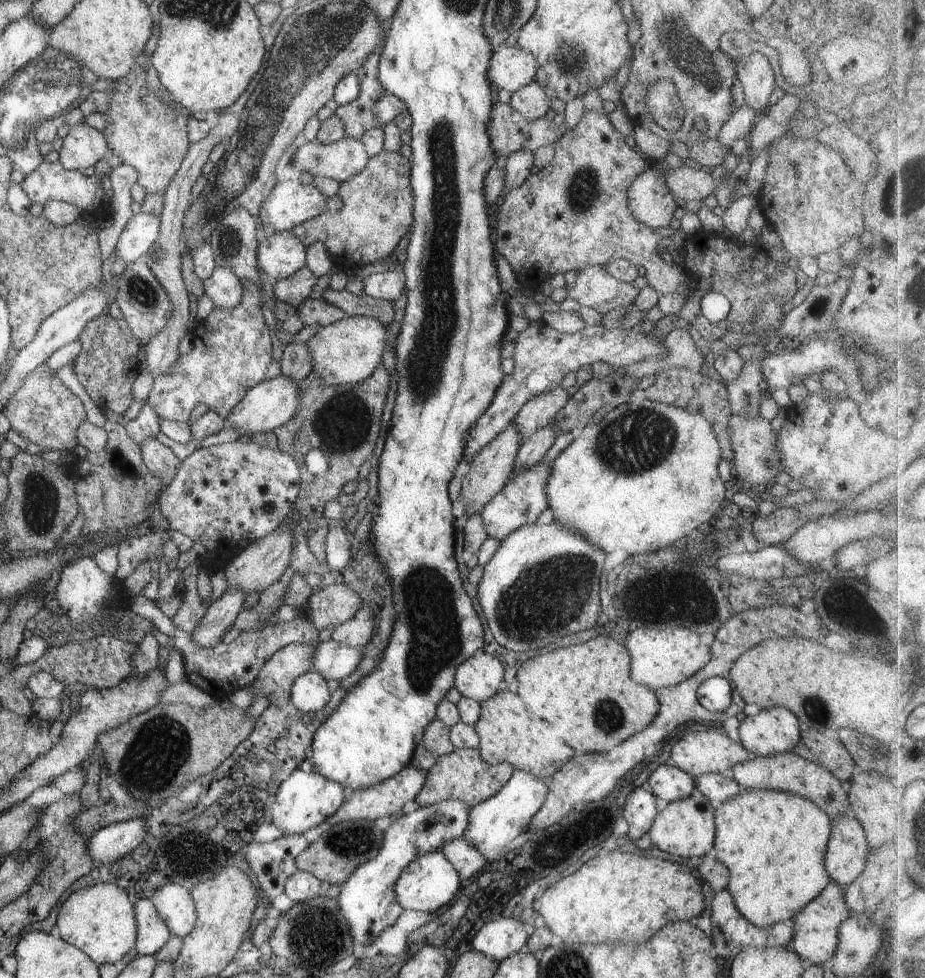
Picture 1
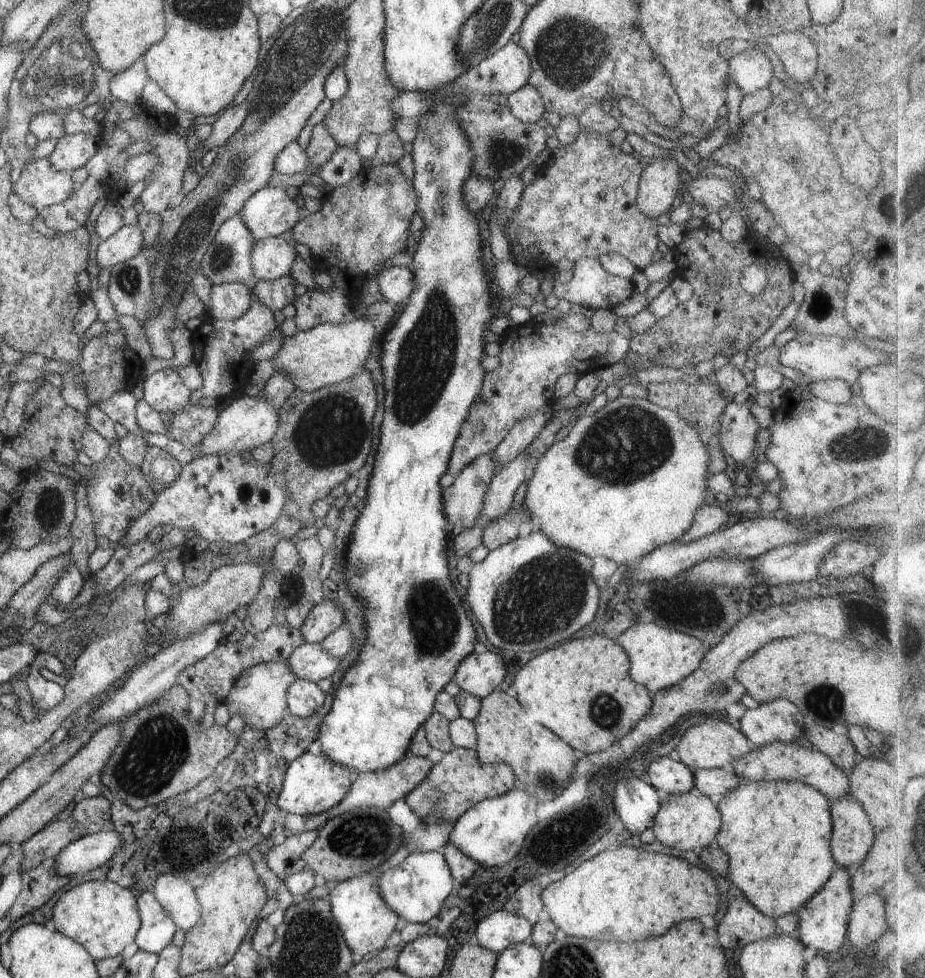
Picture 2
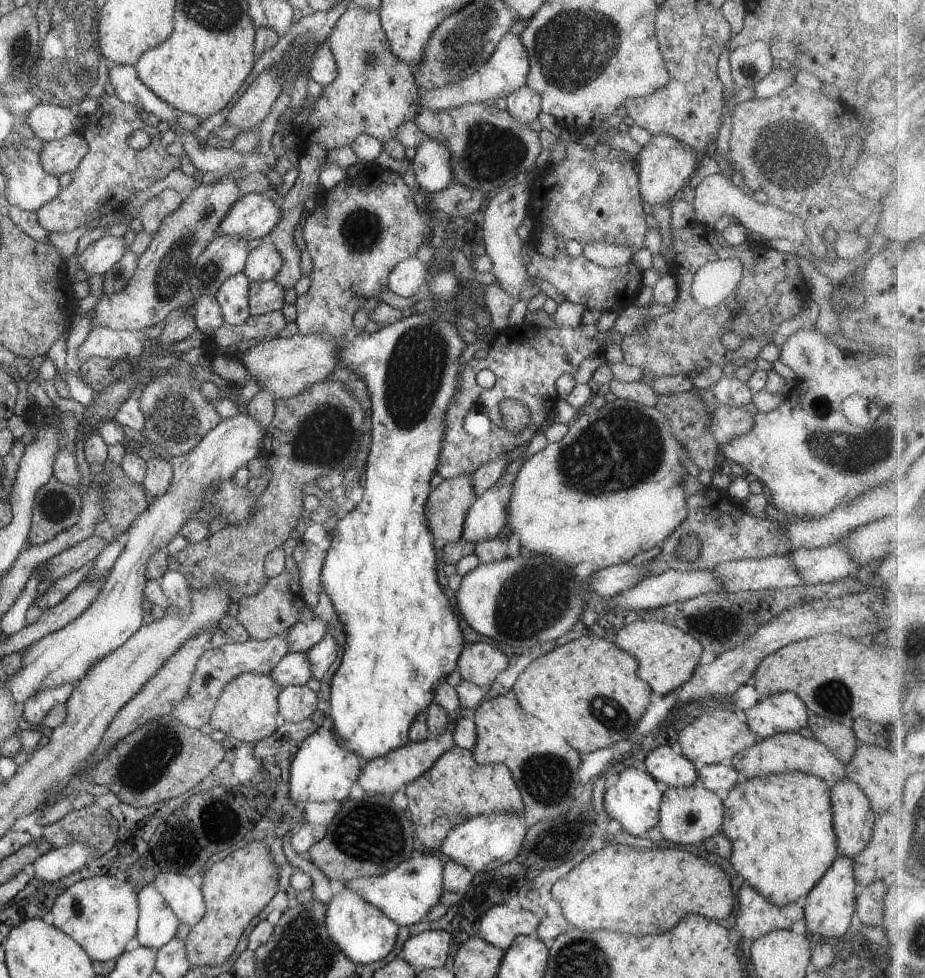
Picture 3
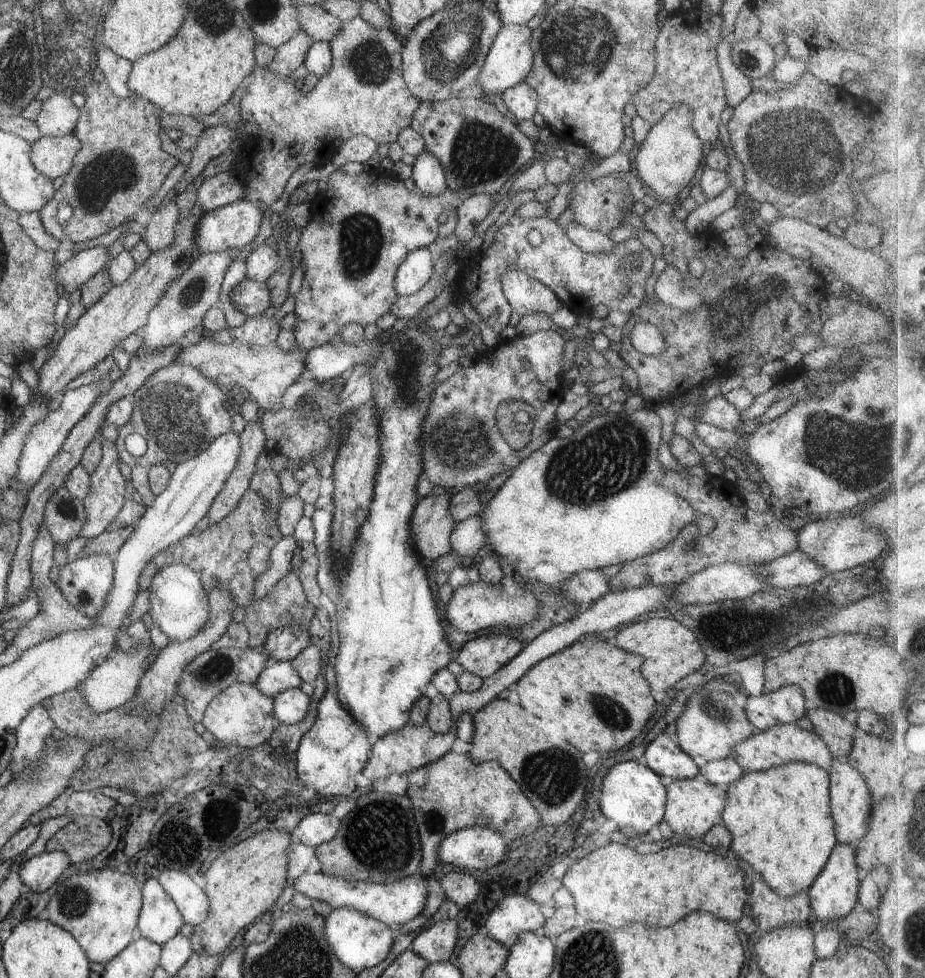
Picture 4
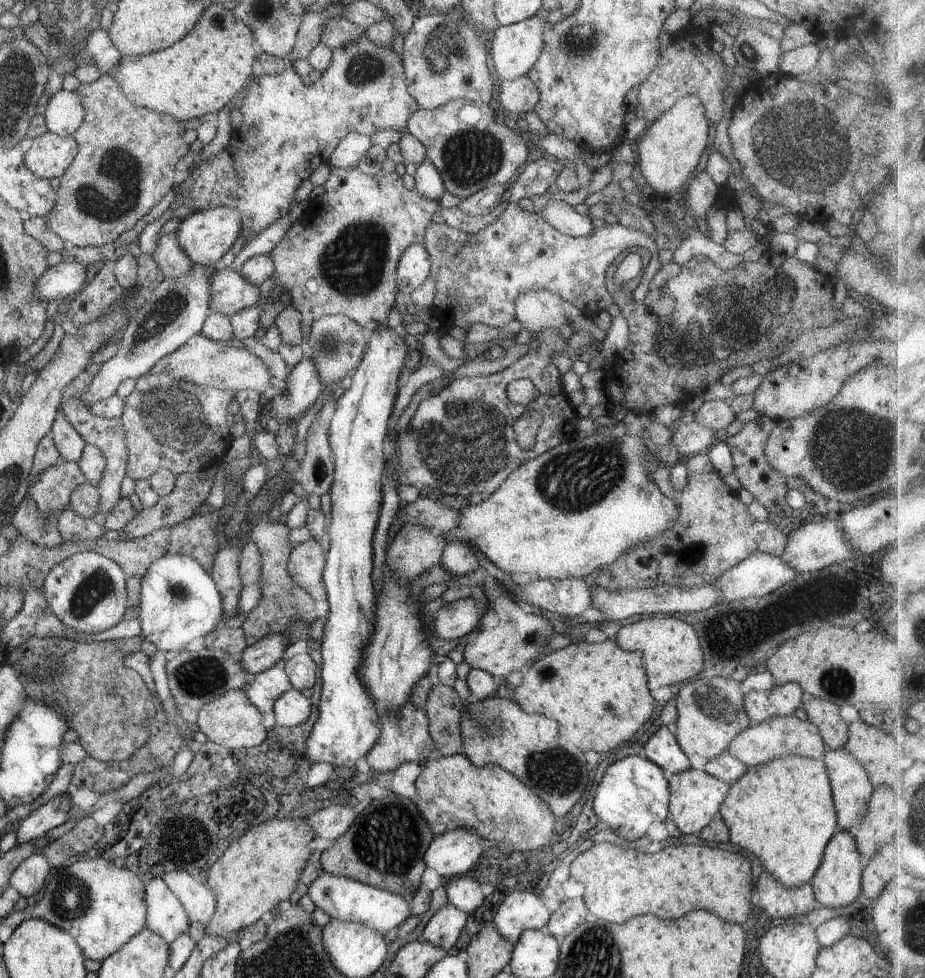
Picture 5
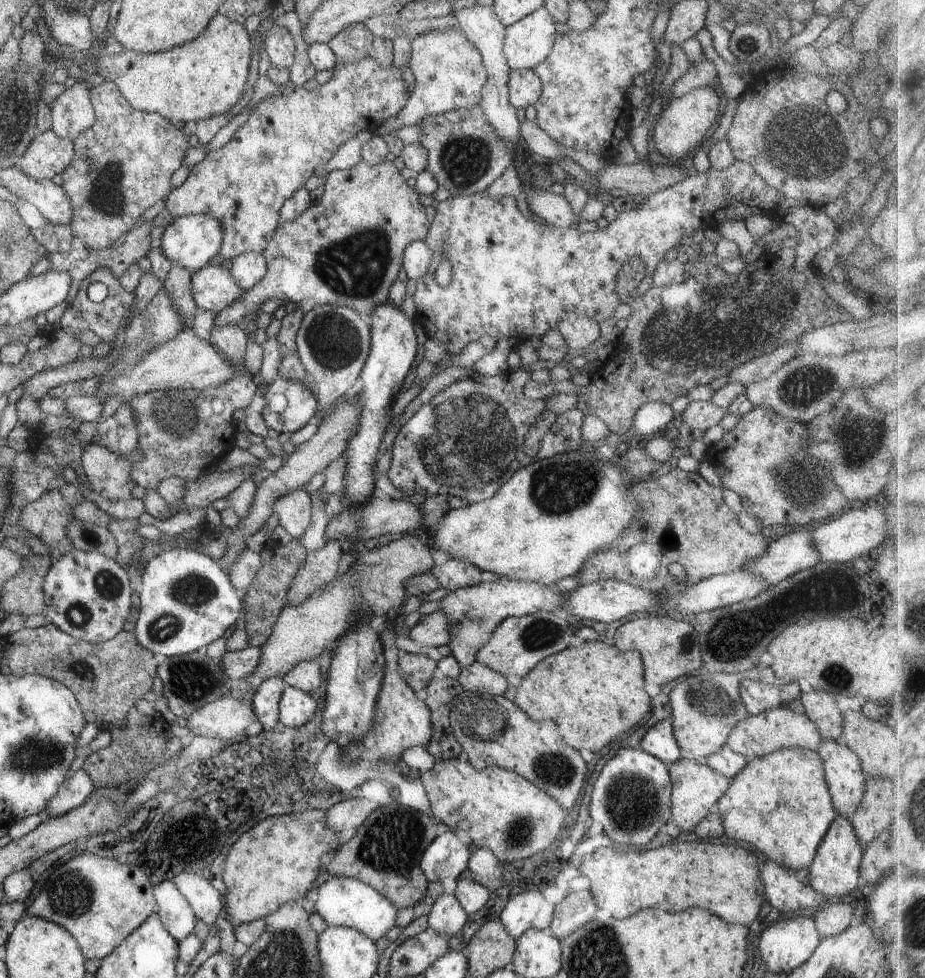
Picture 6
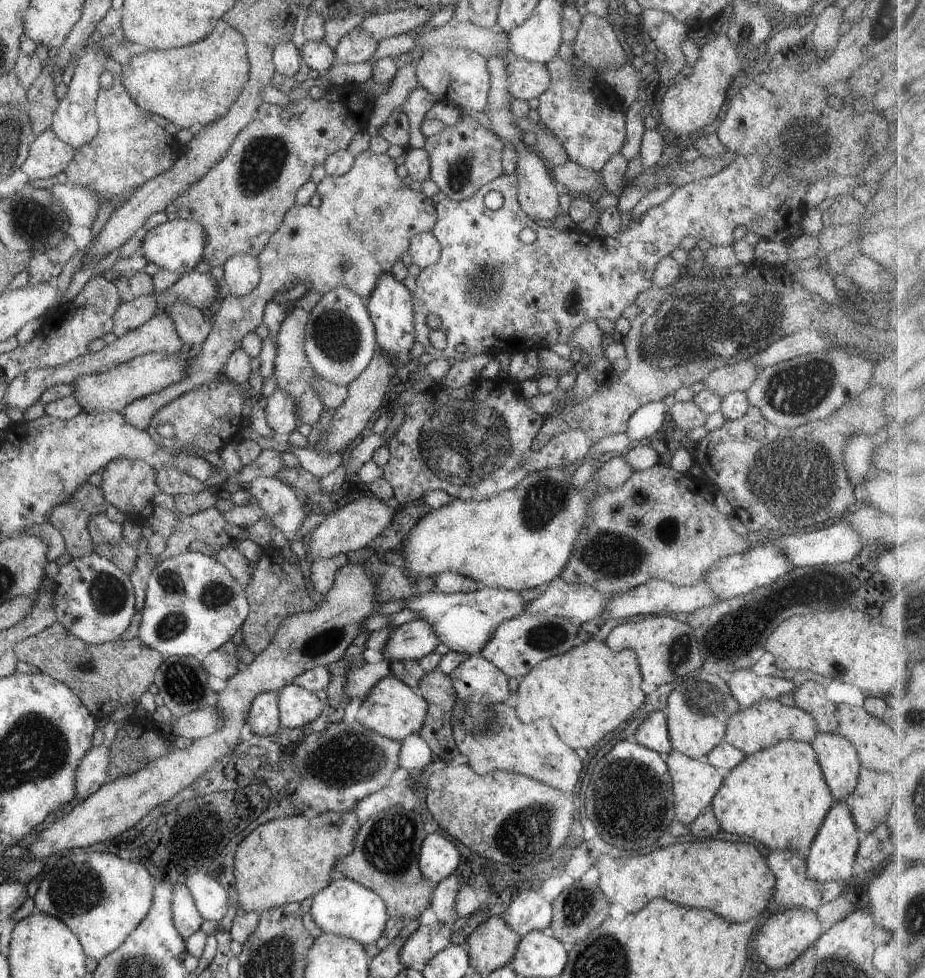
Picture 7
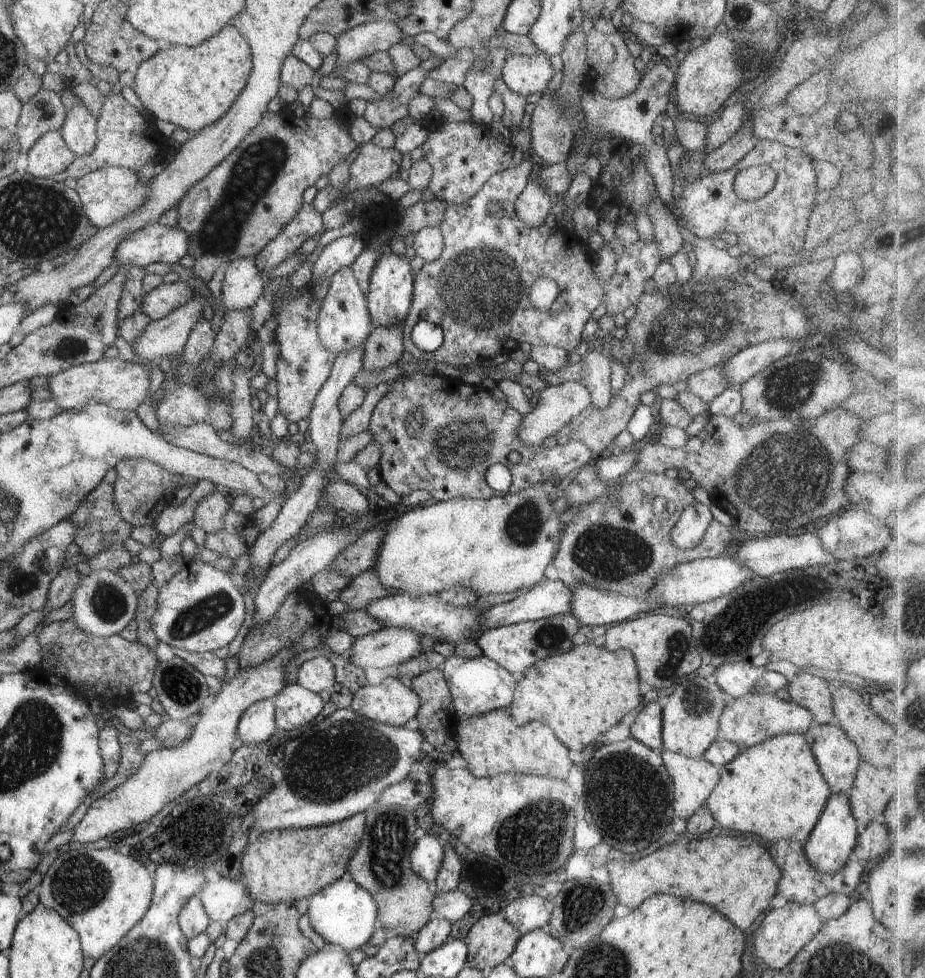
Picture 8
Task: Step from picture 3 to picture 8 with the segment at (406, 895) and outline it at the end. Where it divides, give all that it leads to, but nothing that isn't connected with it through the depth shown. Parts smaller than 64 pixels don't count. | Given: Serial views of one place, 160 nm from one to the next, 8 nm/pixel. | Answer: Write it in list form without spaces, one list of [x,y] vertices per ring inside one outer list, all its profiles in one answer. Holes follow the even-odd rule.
[[[340,878],[330,886],[308,898],[308,916],[316,933],[320,934],[325,943],[340,946],[344,950],[360,949],[369,942],[380,925],[378,923],[378,906],[368,890],[358,886],[353,880]]]

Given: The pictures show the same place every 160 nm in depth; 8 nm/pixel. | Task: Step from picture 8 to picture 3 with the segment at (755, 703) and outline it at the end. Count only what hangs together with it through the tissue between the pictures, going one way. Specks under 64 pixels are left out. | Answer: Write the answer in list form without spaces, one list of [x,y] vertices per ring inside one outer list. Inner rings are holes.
[[[778,733],[746,747],[731,758],[730,765],[742,775],[743,779],[753,779],[769,774],[780,774],[786,771],[812,773],[834,786],[840,779],[847,776],[845,764],[840,762],[831,750],[828,750],[816,738],[806,738],[800,733]]]

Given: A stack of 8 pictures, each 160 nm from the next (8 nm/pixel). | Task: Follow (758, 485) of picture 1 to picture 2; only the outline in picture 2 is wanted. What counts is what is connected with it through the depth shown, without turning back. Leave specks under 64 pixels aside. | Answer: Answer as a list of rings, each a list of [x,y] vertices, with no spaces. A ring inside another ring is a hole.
[[[728,402],[721,414],[720,428],[718,439],[731,465],[746,464],[746,468],[754,470],[760,460],[754,458],[754,451],[761,427],[750,413],[750,403]]]

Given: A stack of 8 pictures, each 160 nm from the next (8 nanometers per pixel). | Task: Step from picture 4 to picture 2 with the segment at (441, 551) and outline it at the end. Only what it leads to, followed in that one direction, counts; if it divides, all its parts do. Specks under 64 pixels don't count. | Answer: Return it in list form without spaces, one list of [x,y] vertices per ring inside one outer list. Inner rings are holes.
[[[480,455],[475,458],[462,472],[458,473],[455,483],[442,491],[443,513],[445,514],[448,532],[452,537],[457,531],[469,529],[476,525],[480,511],[482,510],[483,500],[486,489],[494,475],[498,472],[497,464],[493,455]]]

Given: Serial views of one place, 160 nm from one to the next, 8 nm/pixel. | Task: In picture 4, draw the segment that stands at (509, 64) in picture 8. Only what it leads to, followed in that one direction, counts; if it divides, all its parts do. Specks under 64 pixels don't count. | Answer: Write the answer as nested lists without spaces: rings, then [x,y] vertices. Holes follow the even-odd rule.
[[[524,80],[516,86],[507,88],[501,92],[502,100],[506,108],[516,116],[517,121],[530,120],[536,114],[538,95],[533,88]]]

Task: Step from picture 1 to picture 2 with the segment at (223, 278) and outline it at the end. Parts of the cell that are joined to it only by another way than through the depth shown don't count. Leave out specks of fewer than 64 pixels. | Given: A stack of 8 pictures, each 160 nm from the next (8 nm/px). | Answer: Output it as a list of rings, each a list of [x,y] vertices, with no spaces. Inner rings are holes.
[[[224,283],[211,286],[207,316],[231,321],[248,312],[253,292],[244,283]]]

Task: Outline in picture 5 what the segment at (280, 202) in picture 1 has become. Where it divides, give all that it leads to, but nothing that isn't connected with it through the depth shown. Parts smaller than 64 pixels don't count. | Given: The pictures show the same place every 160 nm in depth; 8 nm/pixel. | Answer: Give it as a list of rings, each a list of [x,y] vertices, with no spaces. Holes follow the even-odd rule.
[[[218,206],[214,209],[195,211],[188,218],[184,218],[178,226],[178,231],[176,230],[176,240],[194,265],[217,266],[240,236],[240,228],[242,228],[240,212],[228,206]]]

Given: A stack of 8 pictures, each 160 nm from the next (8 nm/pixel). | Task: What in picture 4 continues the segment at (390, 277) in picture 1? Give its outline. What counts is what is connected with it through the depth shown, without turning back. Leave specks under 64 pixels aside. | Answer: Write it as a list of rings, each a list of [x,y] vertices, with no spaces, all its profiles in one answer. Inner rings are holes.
[[[428,247],[417,248],[406,255],[395,274],[395,289],[400,297],[417,293],[435,271],[435,261]]]

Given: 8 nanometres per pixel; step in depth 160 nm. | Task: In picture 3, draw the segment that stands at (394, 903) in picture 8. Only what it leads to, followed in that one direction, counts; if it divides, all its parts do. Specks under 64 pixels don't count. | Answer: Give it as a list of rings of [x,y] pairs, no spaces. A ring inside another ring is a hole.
[[[372,795],[362,799],[347,799],[334,820],[327,826],[327,833],[314,843],[305,855],[324,872],[327,878],[344,884],[352,879],[382,876],[402,861],[412,857],[415,830],[407,810],[392,801],[392,796]]]

